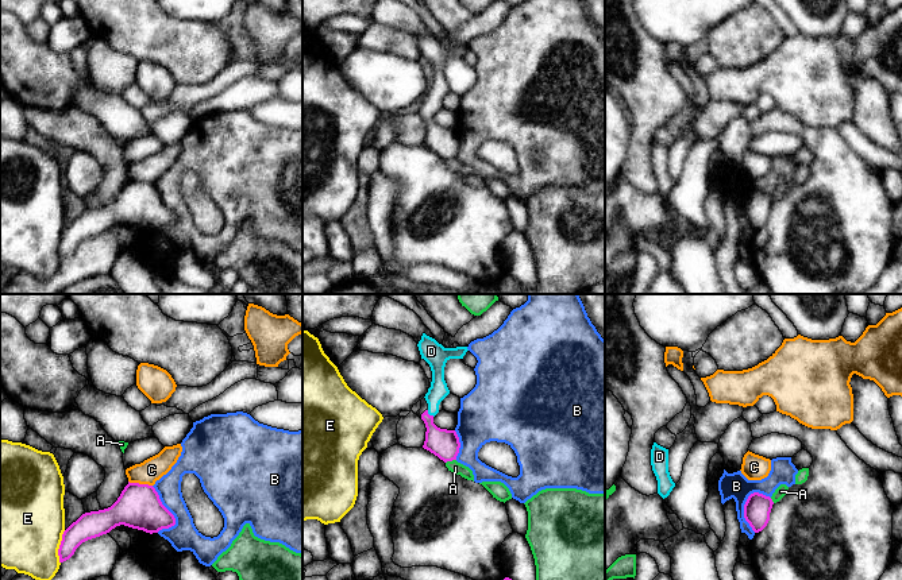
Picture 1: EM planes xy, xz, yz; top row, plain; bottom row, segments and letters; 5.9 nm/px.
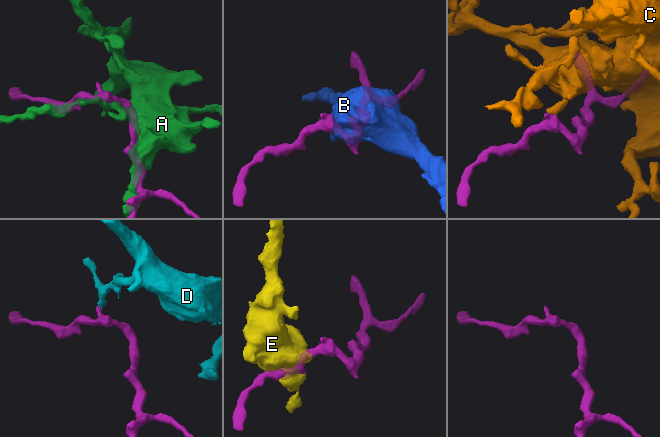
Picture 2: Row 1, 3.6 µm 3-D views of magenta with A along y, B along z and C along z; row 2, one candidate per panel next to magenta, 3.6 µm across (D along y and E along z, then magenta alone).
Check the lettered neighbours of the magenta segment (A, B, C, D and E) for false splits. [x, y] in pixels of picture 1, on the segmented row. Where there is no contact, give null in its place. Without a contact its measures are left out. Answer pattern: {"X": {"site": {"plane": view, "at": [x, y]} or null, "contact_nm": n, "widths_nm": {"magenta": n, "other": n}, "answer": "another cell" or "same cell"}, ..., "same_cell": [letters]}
{"A": {"site": {"plane": "xz", "at": [450, 460]}, "contact_nm": 70, "widths_nm": {"magenta": 170, "other": 70}, "answer": "another cell"}, "B": {"site": {"plane": "yz", "at": [744, 510]}, "contact_nm": 240, "widths_nm": {"magenta": 160, "other": 150}, "answer": "another cell"}, "C": {"site": {"plane": "xy", "at": [141, 484]}, "contact_nm": 150, "widths_nm": {"magenta": 260, "other": 140}, "answer": "another cell"}, "D": {"site": {"plane": "xz", "at": [428, 414]}, "contact_nm": 60, "widths_nm": {"magenta": 170, "other": 110}, "answer": "same cell"}, "E": {"site": {"plane": "xy", "at": [60, 546]}, "contact_nm": 200, "widths_nm": {"magenta": 160, "other": 480}, "answer": "another cell"}, "same_cell": ["D"]}

